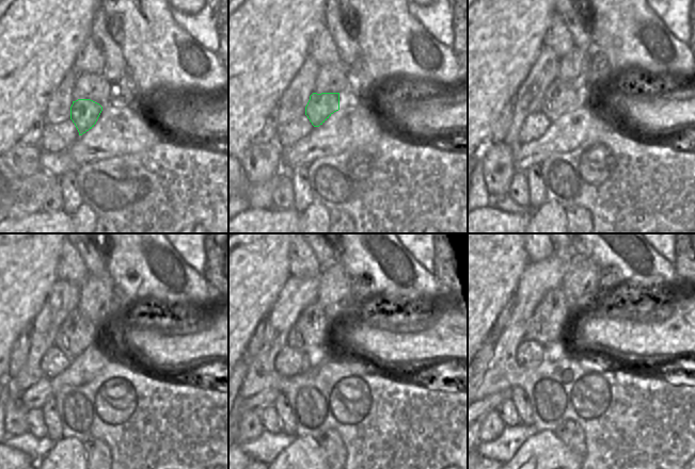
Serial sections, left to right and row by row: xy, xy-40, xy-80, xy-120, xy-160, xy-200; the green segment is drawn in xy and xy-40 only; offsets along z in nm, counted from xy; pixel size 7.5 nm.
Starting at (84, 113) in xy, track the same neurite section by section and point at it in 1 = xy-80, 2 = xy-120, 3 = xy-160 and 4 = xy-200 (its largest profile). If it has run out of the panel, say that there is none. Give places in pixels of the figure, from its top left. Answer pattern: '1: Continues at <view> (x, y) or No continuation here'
1: Continues at xy-80 (559, 98)
2: Continues at xy-120 (77, 333)
3: Continues at xy-160 (313, 326)
4: Continues at xy-200 (549, 323)

